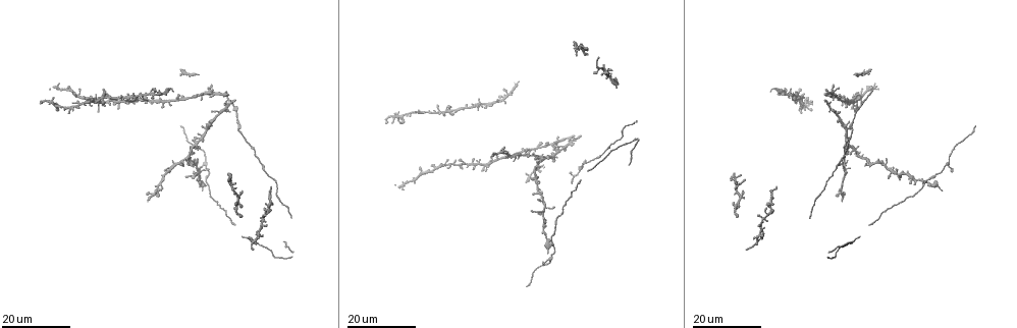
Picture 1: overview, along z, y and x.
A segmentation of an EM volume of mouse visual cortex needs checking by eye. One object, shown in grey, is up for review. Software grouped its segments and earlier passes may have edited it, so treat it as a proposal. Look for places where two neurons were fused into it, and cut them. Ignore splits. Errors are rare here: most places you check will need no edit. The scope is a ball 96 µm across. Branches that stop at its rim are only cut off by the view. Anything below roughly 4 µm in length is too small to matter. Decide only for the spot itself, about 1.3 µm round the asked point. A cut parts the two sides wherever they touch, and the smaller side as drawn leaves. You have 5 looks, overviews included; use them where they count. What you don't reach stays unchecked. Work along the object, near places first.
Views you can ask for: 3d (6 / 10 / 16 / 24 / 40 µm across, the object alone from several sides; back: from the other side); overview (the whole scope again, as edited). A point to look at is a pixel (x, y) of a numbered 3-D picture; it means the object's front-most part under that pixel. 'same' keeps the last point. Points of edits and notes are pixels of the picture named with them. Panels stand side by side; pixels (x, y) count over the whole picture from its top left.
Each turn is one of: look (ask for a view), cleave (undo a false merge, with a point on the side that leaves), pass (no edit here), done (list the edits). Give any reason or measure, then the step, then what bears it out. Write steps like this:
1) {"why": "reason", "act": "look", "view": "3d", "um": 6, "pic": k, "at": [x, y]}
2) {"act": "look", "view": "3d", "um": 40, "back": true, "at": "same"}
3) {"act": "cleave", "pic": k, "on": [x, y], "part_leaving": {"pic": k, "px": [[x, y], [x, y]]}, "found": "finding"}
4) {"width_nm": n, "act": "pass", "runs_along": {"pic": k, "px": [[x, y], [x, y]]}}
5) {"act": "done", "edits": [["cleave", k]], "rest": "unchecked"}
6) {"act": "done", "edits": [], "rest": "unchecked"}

{"why": "four or more arms meet", "act": "look", "view": "3d", "um": 16, "pic": 1, "at": [197, 145]}

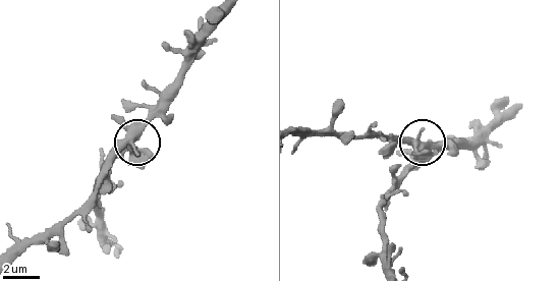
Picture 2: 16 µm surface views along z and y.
{"act": "look", "view": "3d", "um": 6, "pic": 2, "at": [129, 145]}

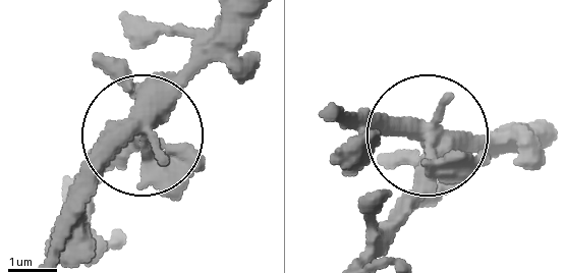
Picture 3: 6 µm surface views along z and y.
{"width_nm": 440, "act": "pass", "runs_along": {"pic": 3, "px": [[549, 129], [455, 142], [350, 121]]}, "found": "all the same neuron"}

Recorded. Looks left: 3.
{"why": "branch point", "act": "look", "view": "3d", "um": 24, "pic": 1, "at": [207, 181]}

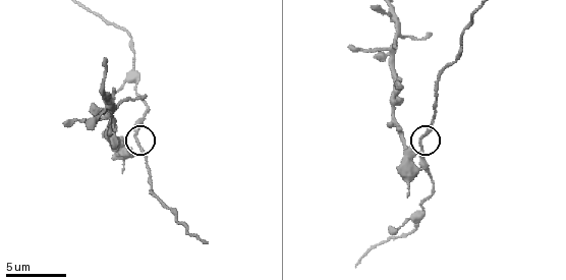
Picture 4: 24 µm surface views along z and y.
{"act": "look", "view": "3d", "um": 6, "pic": 4, "at": [422, 135]}

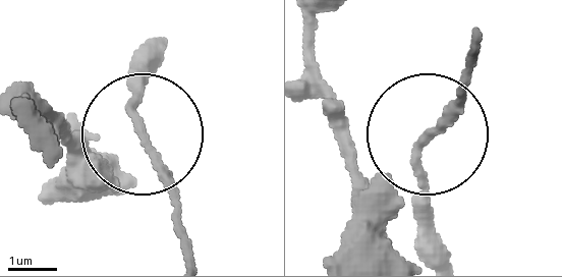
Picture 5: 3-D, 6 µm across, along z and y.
{"act": "pass", "runs_along": {"pic": 5, "px": [[314, 12], [350, 159], [424, 143], [424, 227]]}, "found": "all the same neuron"}

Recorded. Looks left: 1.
{"act": "done", "edits": [], "rest": "unchecked"}

